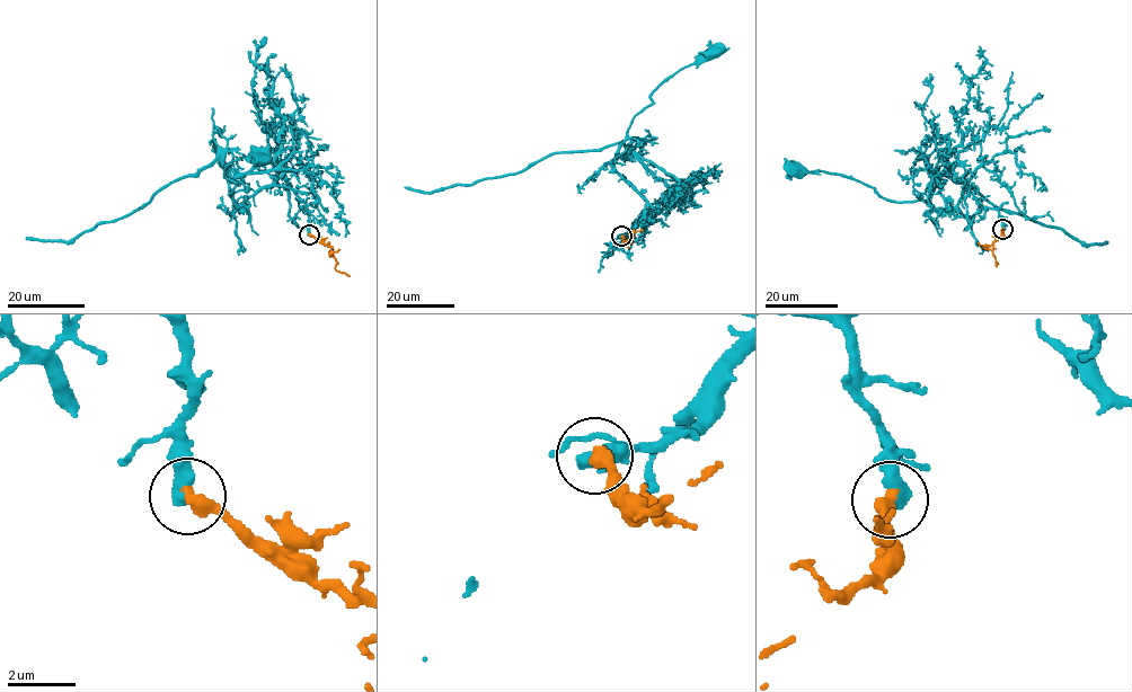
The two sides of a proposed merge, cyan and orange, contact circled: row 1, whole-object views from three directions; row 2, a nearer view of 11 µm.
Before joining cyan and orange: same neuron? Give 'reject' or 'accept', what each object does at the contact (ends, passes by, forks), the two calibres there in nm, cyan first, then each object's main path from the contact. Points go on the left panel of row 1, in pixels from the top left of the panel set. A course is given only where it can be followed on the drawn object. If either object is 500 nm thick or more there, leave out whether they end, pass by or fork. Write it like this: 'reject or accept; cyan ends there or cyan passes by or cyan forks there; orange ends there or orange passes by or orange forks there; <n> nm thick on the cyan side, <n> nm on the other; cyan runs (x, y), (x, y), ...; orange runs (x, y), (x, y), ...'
accept; 500 nm thick on the cyan side, 440 nm on the other; cyan runs (309, 233), (306, 206), (288, 187), (264, 186), (235, 205), (226, 167), (256, 156); orange runs (309, 233), (329, 245), (335, 269), (350, 276)

